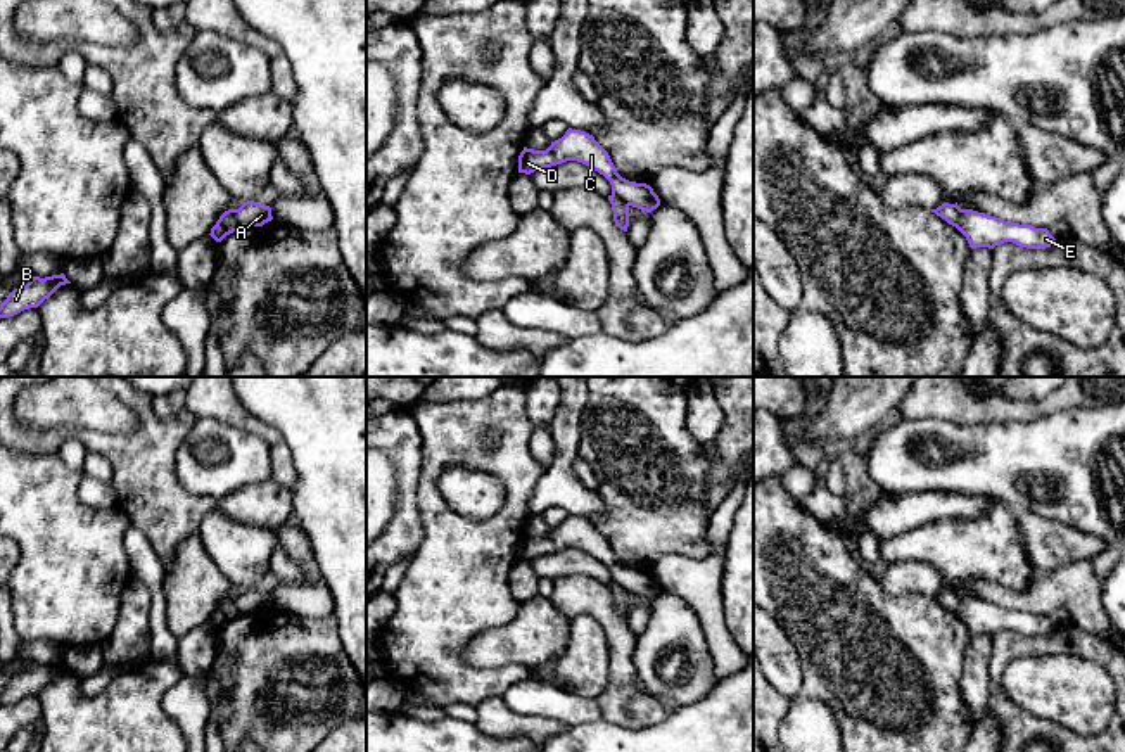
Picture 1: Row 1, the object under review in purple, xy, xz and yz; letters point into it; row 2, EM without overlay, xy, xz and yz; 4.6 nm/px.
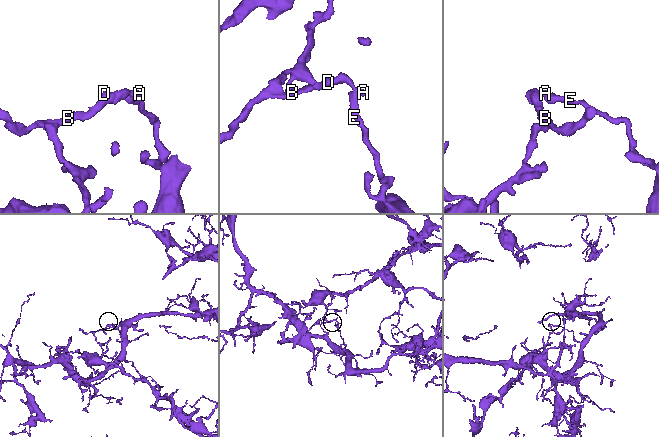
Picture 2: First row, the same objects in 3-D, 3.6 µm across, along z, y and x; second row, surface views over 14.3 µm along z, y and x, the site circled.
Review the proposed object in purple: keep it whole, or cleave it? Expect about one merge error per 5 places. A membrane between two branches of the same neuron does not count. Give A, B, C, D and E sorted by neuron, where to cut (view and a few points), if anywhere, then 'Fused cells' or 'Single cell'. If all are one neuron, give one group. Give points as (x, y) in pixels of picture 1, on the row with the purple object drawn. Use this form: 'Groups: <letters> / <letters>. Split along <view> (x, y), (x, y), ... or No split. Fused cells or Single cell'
Groups: A B C D / E. Split along xy (228, 210), (242, 227). Fused cells

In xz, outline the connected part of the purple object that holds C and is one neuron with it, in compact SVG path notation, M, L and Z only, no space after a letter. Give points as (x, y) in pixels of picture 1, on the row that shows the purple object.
M569 128L565 135L551 142L546 150L524 147L518 156L518 173L531 175L536 169L551 168L567 161L582 163L603 175L612 185L612 194L632 207L651 213L660 206L660 199L650 185L622 178L608 152L593 135L581 130Z

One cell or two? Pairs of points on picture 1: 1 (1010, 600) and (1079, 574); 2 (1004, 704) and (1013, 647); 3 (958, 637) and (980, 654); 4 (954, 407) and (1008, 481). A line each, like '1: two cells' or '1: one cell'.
1: one cell
2: one cell
3: two cells
4: two cells

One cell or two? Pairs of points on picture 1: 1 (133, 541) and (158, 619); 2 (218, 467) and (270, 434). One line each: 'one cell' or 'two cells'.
1: one cell
2: two cells

